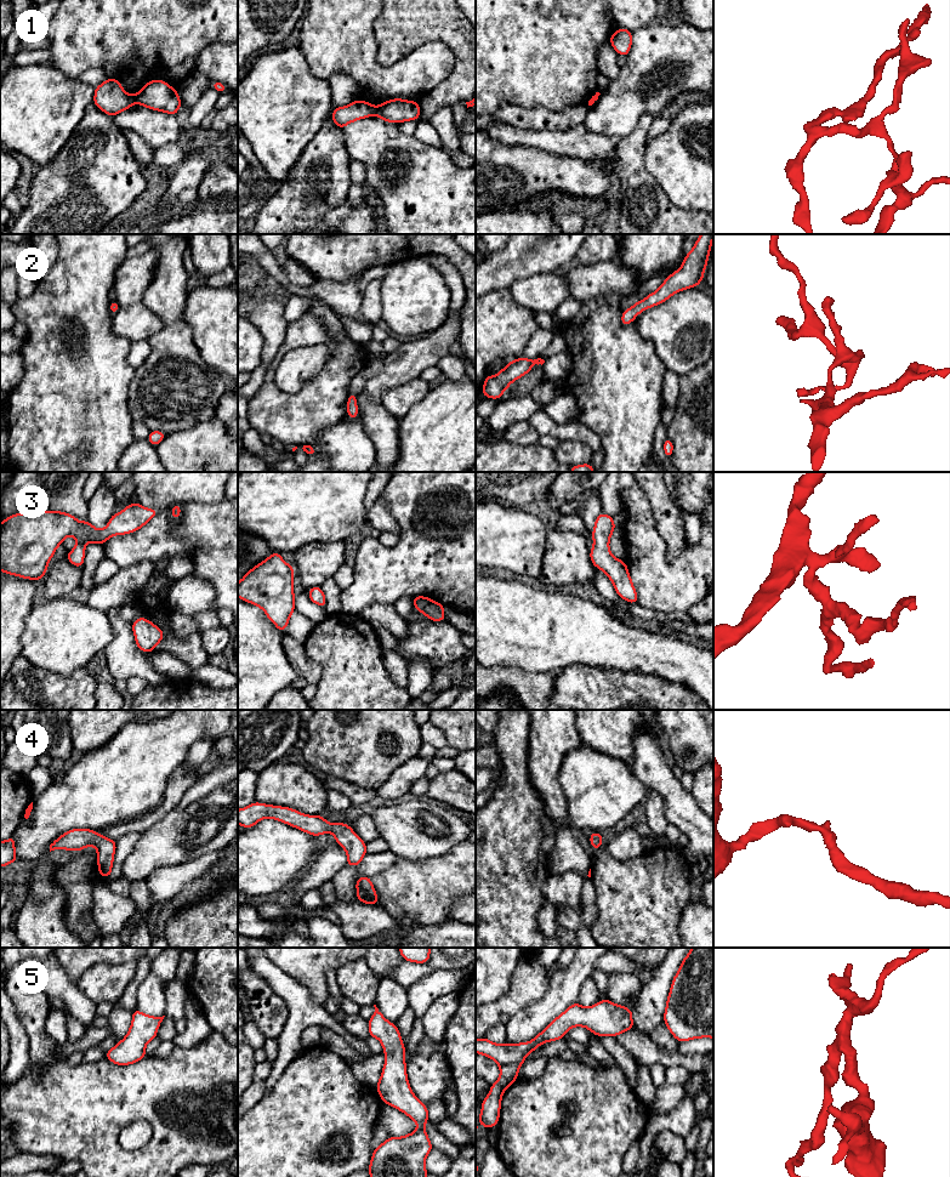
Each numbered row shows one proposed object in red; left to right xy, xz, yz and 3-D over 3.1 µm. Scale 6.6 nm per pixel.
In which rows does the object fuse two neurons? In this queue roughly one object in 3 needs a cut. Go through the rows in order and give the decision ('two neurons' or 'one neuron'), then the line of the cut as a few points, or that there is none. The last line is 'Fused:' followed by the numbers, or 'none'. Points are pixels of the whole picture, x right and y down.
1: two neurons | xz (376, 107), (374, 114)
2: one neuron | no cut
3: one neuron | no cut
4: one neuron | no cut
5: one neuron | no cut
Fused: 1

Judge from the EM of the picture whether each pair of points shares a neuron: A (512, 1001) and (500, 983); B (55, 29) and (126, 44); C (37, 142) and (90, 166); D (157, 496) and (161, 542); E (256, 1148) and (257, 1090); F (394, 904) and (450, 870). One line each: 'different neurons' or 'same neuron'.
A: different neurons
B: same neuron
C: different neurons
D: different neurons
E: different neurons
F: same neuron

